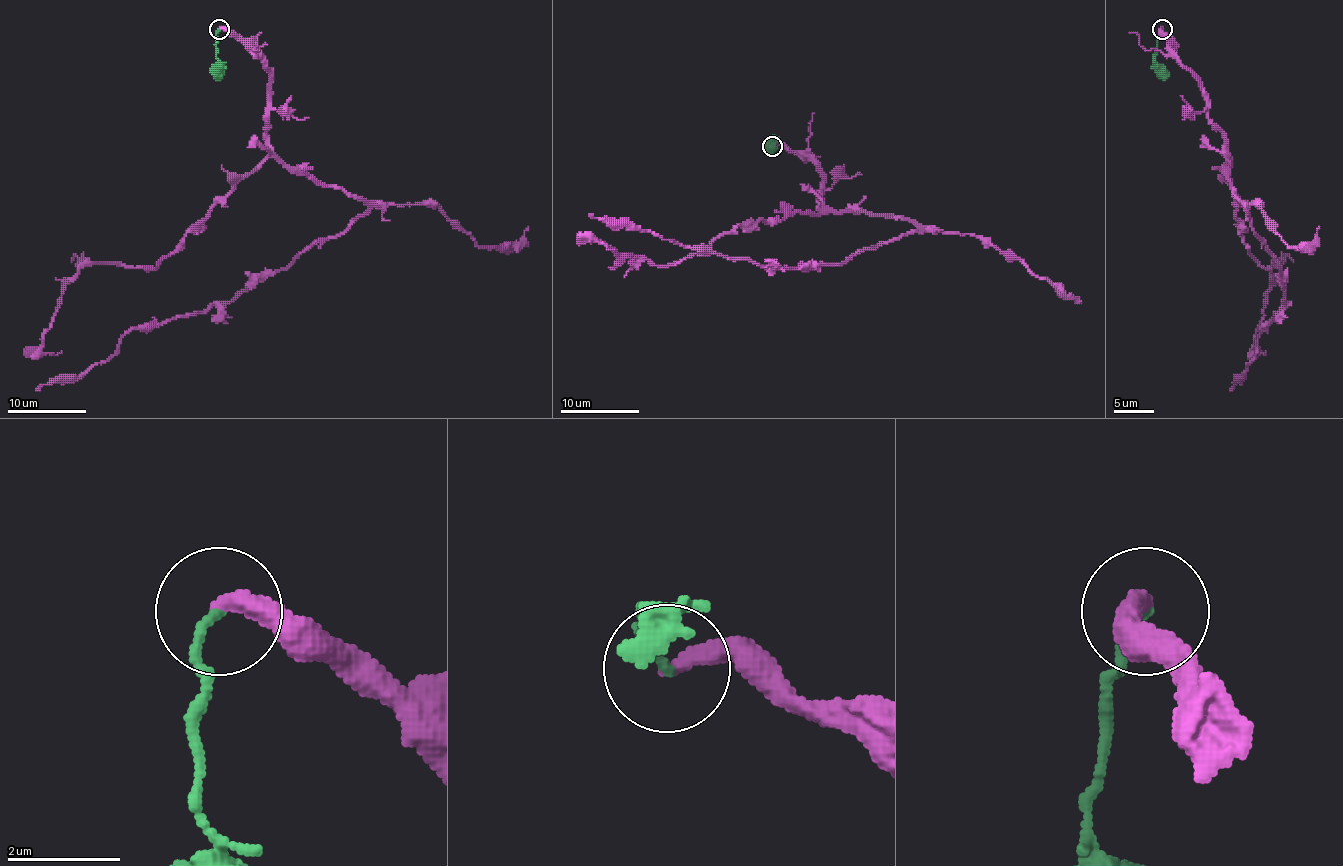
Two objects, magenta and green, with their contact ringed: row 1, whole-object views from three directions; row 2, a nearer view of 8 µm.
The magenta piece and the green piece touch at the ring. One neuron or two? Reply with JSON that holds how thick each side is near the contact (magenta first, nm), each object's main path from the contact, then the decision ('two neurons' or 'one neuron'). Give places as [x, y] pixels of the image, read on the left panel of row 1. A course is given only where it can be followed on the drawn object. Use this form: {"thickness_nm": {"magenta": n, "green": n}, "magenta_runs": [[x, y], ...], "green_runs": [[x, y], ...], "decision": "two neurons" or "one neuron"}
{"thickness_nm": {"magenta": 340, "green": 150}, "magenta_runs": [[220, 29], [269, 74], [269, 147], [368, 209], [230, 301], [133, 327], [105, 361], [36, 390]], "green_runs": [[220, 29], [216, 40], [216, 80]], "decision": "two neurons"}

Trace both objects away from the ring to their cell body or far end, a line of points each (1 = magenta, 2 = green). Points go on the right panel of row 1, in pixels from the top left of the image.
1: (1163, 29), (1167, 48), (1192, 74), (1208, 120), (1224, 135), (1232, 193), (1279, 266), (1283, 303), (1230, 390)
2: (1163, 29), (1157, 40), (1155, 70), (1165, 80)

